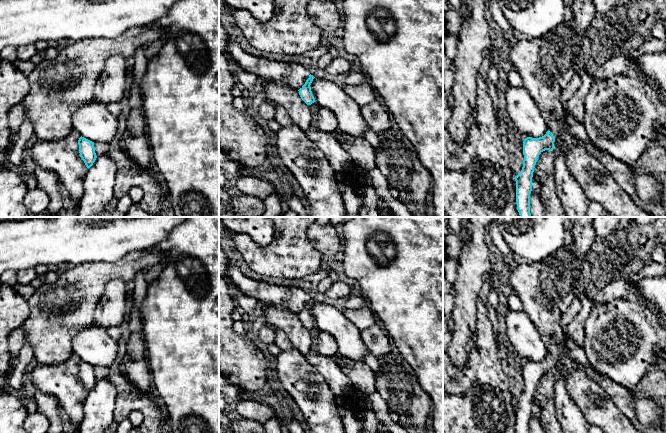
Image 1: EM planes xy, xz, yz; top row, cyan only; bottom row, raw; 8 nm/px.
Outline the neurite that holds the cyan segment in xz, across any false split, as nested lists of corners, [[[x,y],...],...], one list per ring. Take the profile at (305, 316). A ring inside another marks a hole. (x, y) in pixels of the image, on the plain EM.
[[[310,298],[305,308],[298,315],[301,323],[310,330],[311,336],[315,340],[320,330],[315,326],[315,322],[310,311],[314,302],[315,301]]]

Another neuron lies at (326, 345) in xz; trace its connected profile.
[[[320,331],[314,340],[314,345],[320,355],[332,357],[337,354],[337,342],[328,332]]]

